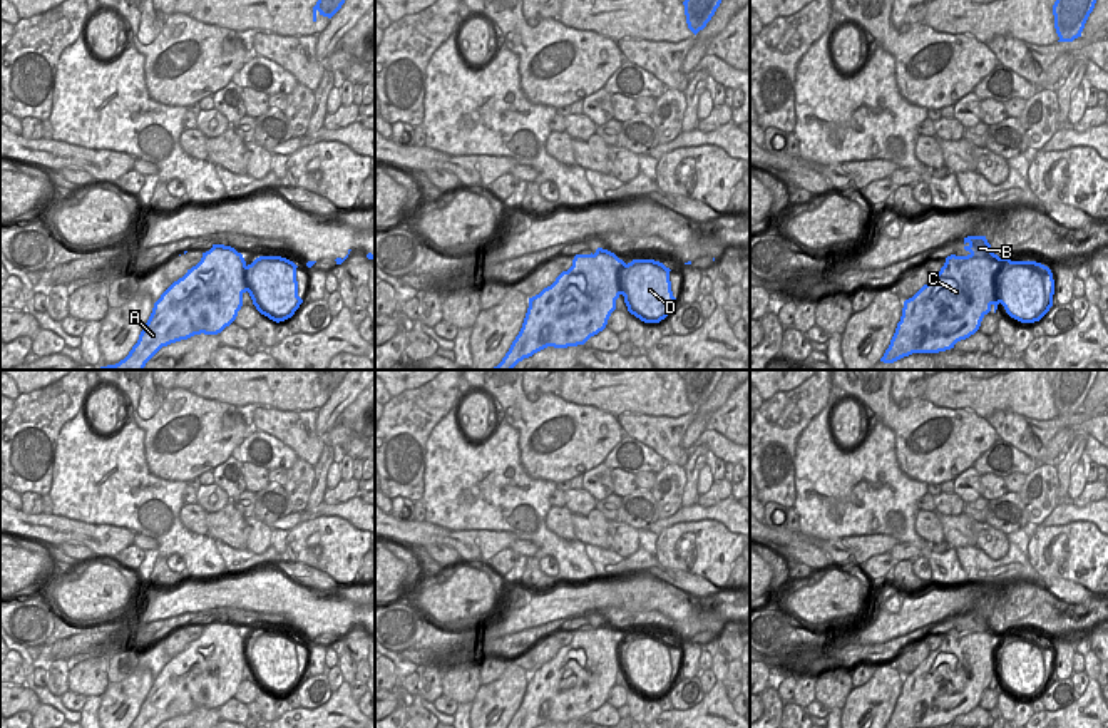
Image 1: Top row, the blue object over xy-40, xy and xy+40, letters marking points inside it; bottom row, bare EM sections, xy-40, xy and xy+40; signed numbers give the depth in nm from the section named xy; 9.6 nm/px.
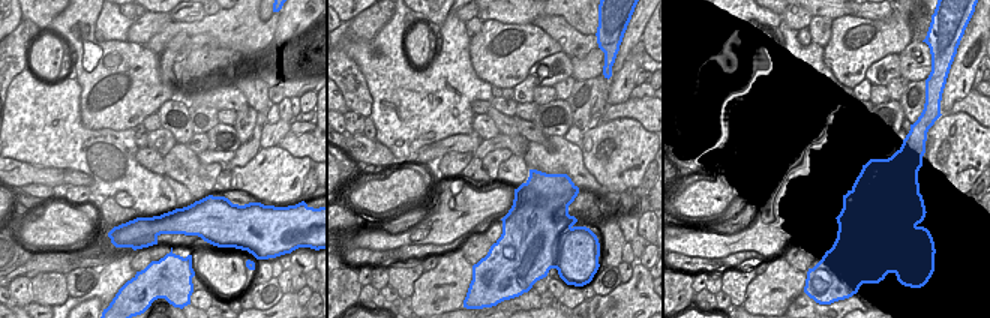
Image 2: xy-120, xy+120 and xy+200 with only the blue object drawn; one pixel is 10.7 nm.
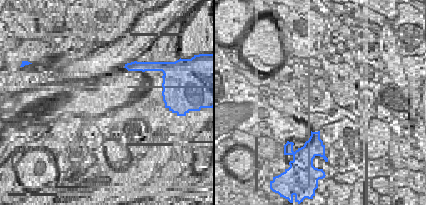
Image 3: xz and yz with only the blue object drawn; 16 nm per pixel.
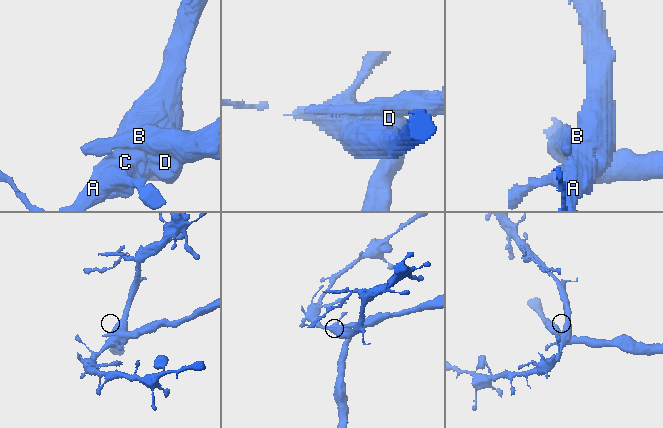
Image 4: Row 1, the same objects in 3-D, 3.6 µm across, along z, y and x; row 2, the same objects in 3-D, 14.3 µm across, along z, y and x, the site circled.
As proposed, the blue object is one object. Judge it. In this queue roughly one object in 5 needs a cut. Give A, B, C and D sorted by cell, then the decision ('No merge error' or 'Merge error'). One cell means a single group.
Groups: A B C / D. Merge error

